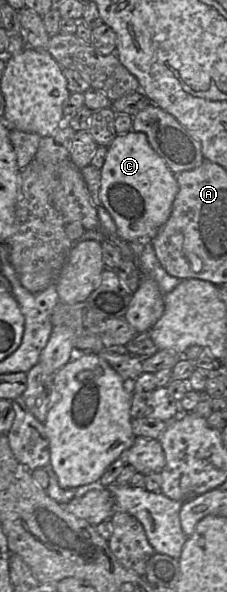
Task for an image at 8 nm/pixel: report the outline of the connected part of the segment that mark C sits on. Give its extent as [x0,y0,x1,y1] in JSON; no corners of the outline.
[99,131,179,244]

